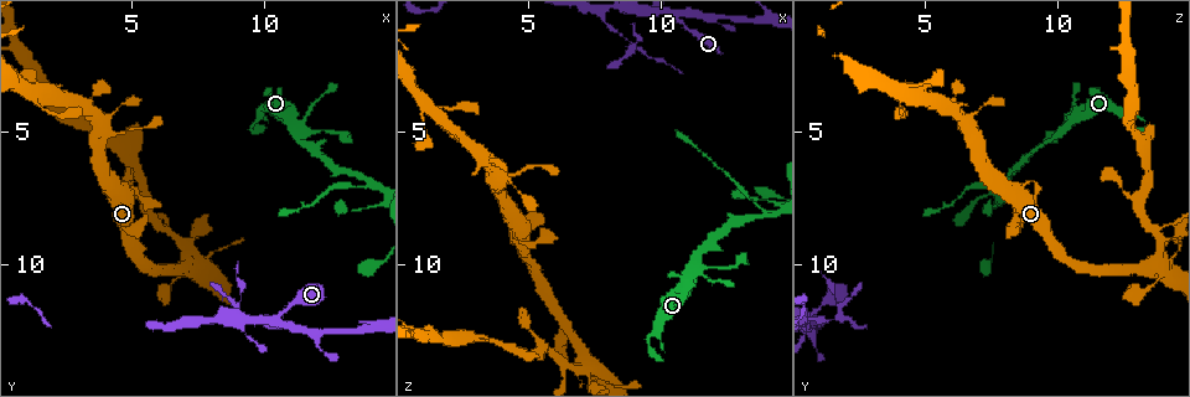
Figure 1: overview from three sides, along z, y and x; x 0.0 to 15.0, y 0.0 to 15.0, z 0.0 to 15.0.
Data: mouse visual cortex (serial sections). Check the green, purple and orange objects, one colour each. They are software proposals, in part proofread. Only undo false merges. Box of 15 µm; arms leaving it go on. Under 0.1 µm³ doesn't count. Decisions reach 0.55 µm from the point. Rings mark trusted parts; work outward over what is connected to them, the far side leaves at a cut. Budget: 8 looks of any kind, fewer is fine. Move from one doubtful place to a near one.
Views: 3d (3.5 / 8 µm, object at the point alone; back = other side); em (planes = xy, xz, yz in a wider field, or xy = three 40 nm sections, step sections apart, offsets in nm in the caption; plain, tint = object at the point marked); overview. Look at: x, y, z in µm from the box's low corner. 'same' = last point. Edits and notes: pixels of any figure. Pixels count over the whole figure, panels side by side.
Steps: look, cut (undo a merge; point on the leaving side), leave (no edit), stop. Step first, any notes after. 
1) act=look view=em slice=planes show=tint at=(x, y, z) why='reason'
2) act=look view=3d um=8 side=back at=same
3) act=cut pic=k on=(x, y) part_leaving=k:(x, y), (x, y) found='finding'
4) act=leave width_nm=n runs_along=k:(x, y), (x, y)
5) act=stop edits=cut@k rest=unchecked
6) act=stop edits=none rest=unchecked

act=look view=3d um=3.5 at=(11.0, 4.9, 10.3) why='a fork'

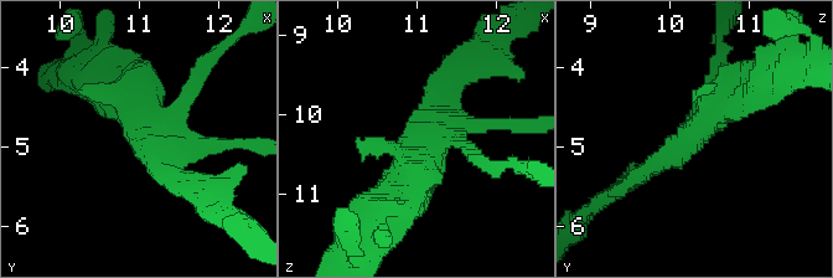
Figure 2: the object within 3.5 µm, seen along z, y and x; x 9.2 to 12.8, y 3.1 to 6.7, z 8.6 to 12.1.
act=look view=em slice=xy step=3 show=tint at=(11.05, 4.80, 10.30) why='now the EM'

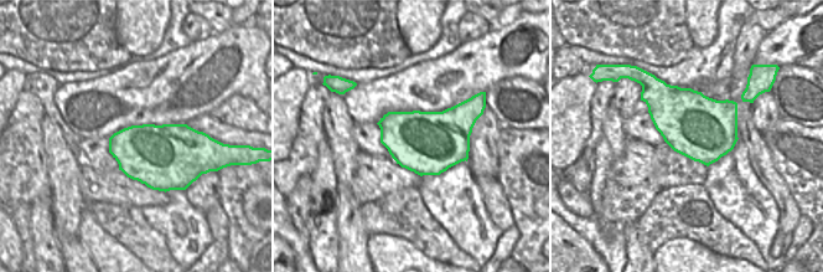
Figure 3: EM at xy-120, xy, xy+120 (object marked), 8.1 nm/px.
act=leave runs_along=2:(760, 87), (729, 98), (640, 174) found='one cell here'

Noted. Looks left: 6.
act=look view=3d um=3.5 at=(14.0, 6.9, 8.1) why='three-way junction'

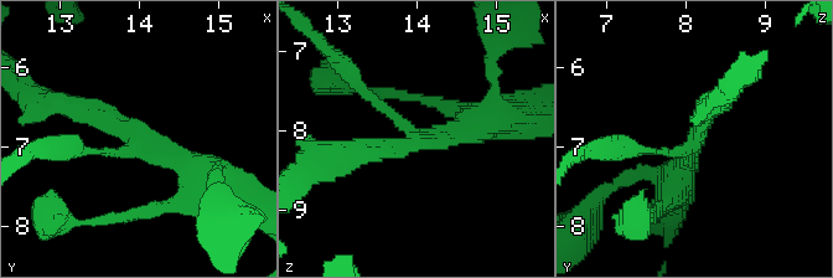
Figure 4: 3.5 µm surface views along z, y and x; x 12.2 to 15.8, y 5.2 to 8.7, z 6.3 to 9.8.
act=look view=em slice=planes show=tint at=(13.95, 6.85, 8.10) arms=3 arm_widths_nm=100,200,300 why='shape alone is not enough'

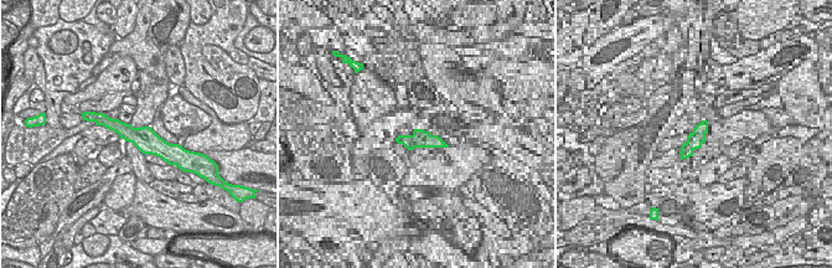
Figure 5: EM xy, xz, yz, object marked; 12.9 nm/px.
act=look view=em slice=xy step=2 show=tint at=same

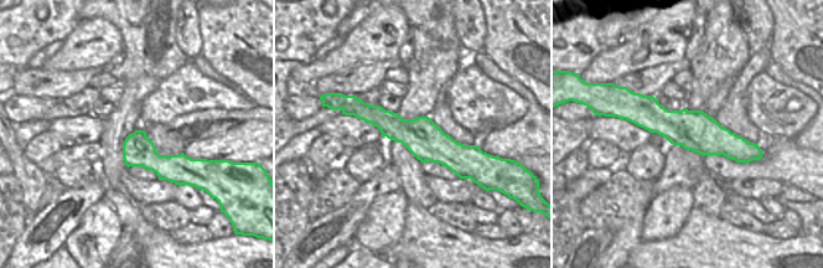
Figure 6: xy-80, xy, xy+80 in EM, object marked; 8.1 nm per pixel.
act=cut pic=4 on=(84, 150) part_leaving=4:(115, 153), (35, 149) found='two cells meet here'

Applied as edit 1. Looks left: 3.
act=look view=overview why='redraw'

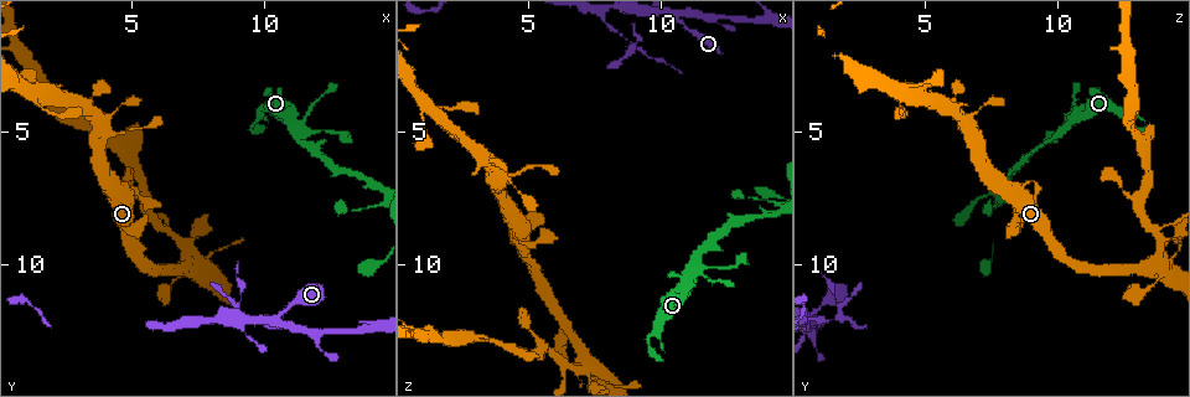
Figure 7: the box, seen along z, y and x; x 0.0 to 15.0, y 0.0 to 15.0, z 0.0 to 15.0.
act=look view=3d um=3.5 at=(2.7, 4.4, 12.8) why='sudden change in width'

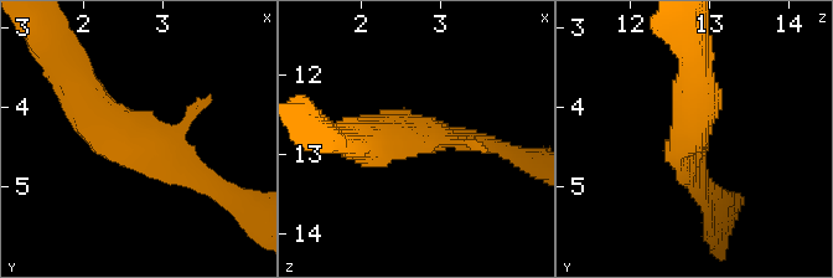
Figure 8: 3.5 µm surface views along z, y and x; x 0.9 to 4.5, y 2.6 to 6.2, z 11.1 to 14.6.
act=look view=em slice=xy step=5 show=tint at=(2.70, 4.40, 12.75)

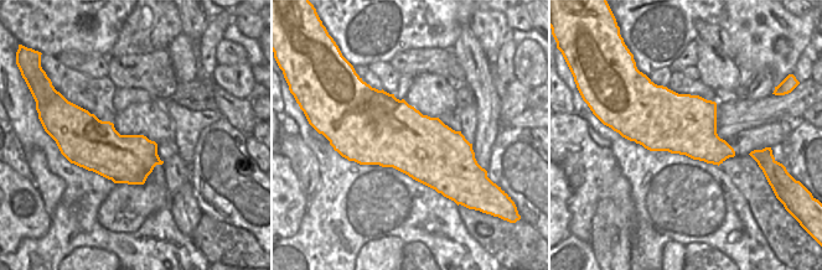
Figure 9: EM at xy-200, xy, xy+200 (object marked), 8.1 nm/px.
act=leave runs_along=8:(203, 184), (71, 85) found='one cell here'

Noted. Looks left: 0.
act=stop edits=cut@4 rest=unchecked

